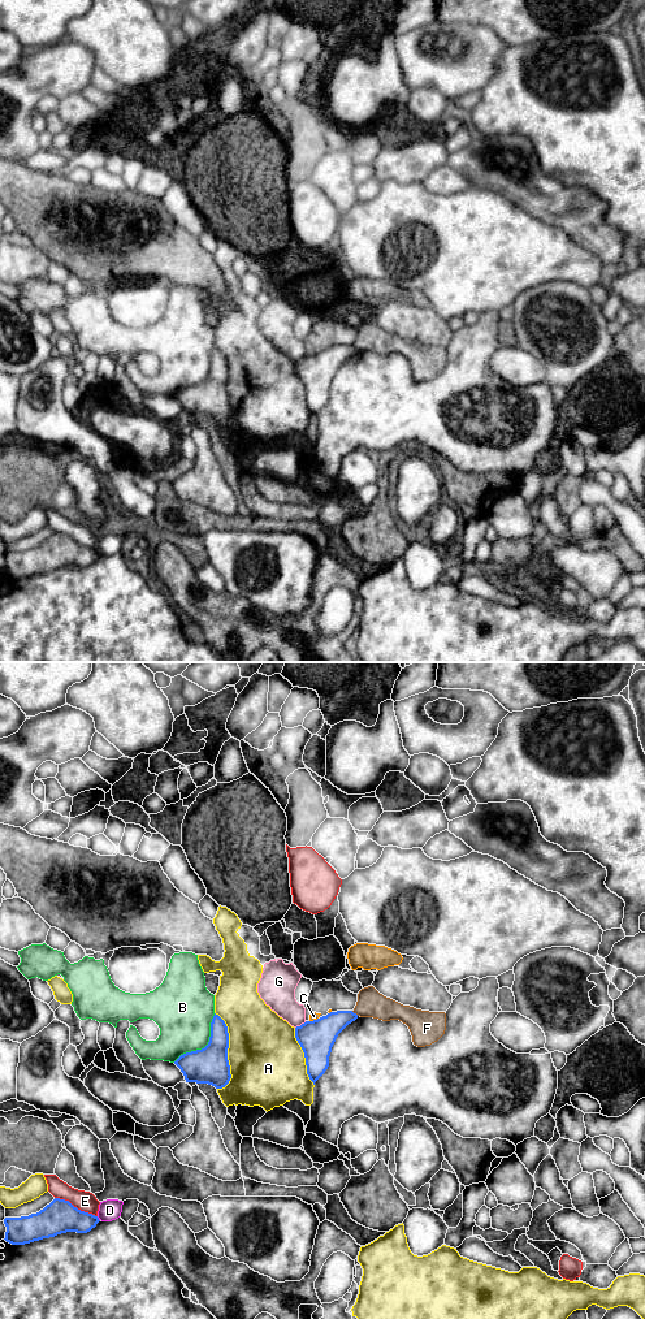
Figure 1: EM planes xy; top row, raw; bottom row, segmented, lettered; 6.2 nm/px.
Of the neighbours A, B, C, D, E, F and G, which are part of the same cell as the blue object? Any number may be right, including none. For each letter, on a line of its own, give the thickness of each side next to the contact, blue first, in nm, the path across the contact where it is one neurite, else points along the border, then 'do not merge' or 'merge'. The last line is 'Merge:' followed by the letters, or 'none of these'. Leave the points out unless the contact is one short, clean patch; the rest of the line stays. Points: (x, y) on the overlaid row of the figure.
A: calibres 220 and 460 nm; do not merge
B: calibres 220 and 360 nm; do not merge
C: calibres 220 and 50 nm; do not merge
D: calibres 200 and 130 nm; do not merge
E: calibres 200 and 130 nm; do not merge
F: calibres 190 and 170 nm; border xy (351, 1011), (358, 1015); do not merge
G: calibres 220 and 200 nm; do not merge
Merge: none of these

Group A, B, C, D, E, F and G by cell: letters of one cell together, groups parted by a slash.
A / B / C / D / E / F / G

